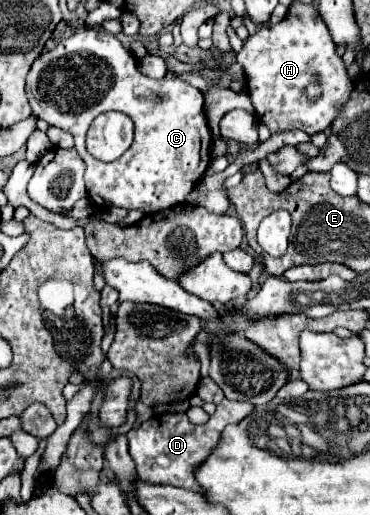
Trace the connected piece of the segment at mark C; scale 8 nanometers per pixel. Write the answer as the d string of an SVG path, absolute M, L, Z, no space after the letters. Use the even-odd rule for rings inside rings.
M83 28L71 38L59 42L59 52L41 52L33 62L27 76L27 96L33 114L51 126L63 128L75 136L75 150L85 162L85 184L89 198L99 210L119 206L127 210L141 210L153 214L155 210L165 210L185 202L185 196L199 182L211 160L211 130L203 114L203 94L181 78L175 80L151 80L143 76L137 68L137 58L123 48L123 44L109 32L97 32L93 28ZM107 110L121 110L135 122L135 140L131 148L113 162L101 162L87 154L85 134L91 122Z

